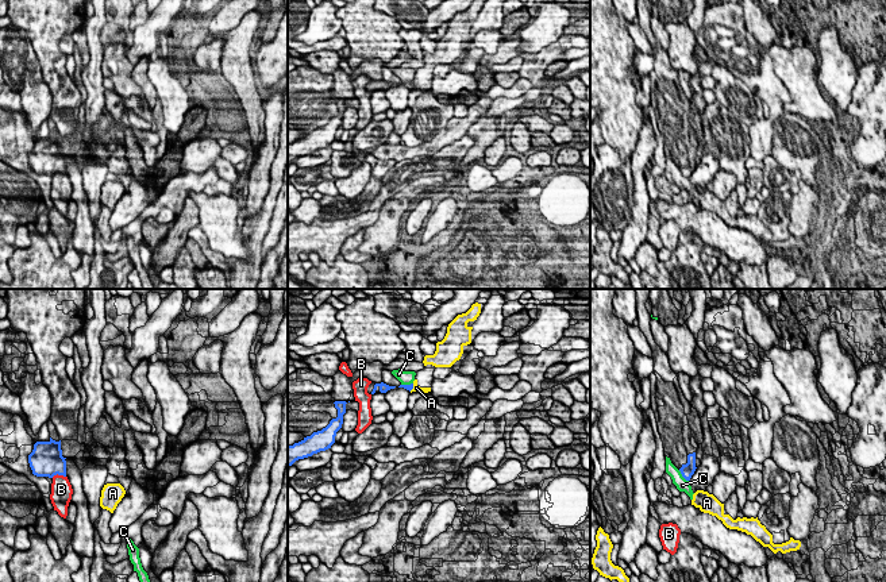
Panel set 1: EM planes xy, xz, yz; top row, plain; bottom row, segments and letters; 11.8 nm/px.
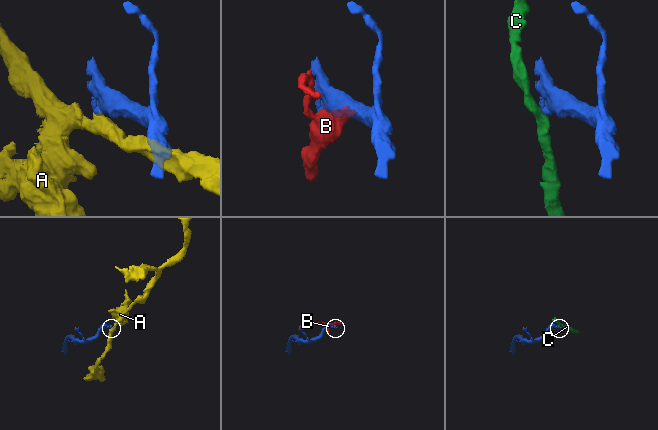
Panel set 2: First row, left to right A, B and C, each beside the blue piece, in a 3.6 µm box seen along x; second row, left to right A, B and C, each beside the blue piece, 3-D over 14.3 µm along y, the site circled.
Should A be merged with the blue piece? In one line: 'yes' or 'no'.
no

